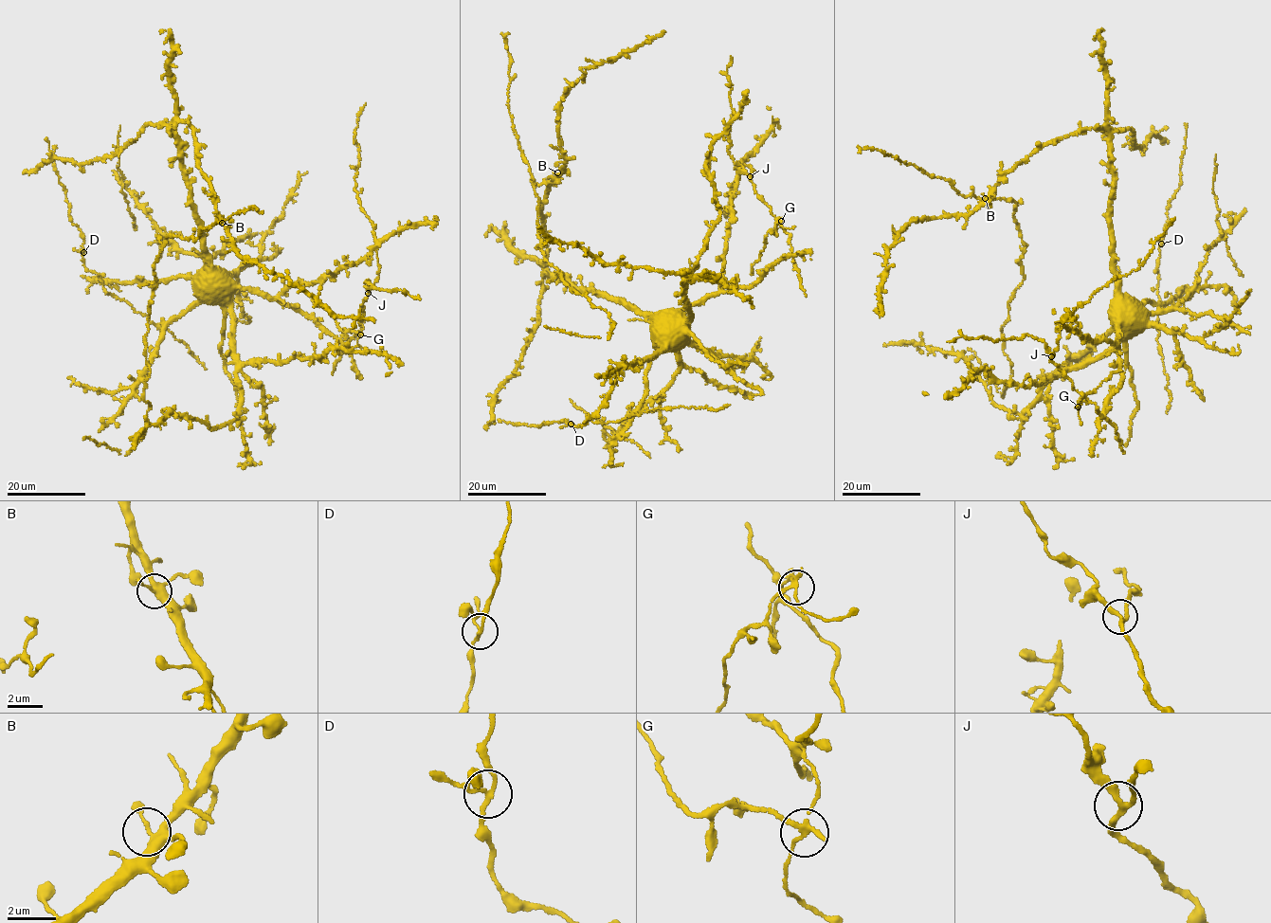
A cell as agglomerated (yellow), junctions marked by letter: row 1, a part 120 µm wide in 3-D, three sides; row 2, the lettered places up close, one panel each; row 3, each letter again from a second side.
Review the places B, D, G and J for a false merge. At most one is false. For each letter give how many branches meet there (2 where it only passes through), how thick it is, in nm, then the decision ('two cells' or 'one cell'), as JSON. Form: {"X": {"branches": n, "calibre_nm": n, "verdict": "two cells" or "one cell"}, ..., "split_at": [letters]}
{"B": {"branches": 4, "calibre_nm": 320, "verdict": "one cell"}, "D": {"branches": 3, "calibre_nm": 160, "verdict": "one cell"}, "G": {"branches": 4, "calibre_nm": 190, "verdict": "two cells"}, "J": {"branches": 3, "calibre_nm": 220, "verdict": "one cell"}, "split_at": ["G"]}

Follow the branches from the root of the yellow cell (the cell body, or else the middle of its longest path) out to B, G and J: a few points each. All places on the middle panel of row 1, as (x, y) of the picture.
B: (662, 321), (653, 322), (648, 316), (592, 288), (575, 288), (548, 270), (540, 208), (549, 183), (557, 172)
G: (662, 321), (719, 291), (731, 205), (740, 166), (752, 167), (754, 171), (751, 179), (758, 196), (781, 221)
J: (662, 321), (719, 291), (731, 205), (740, 166), (752, 167), (754, 171), (750, 176)

